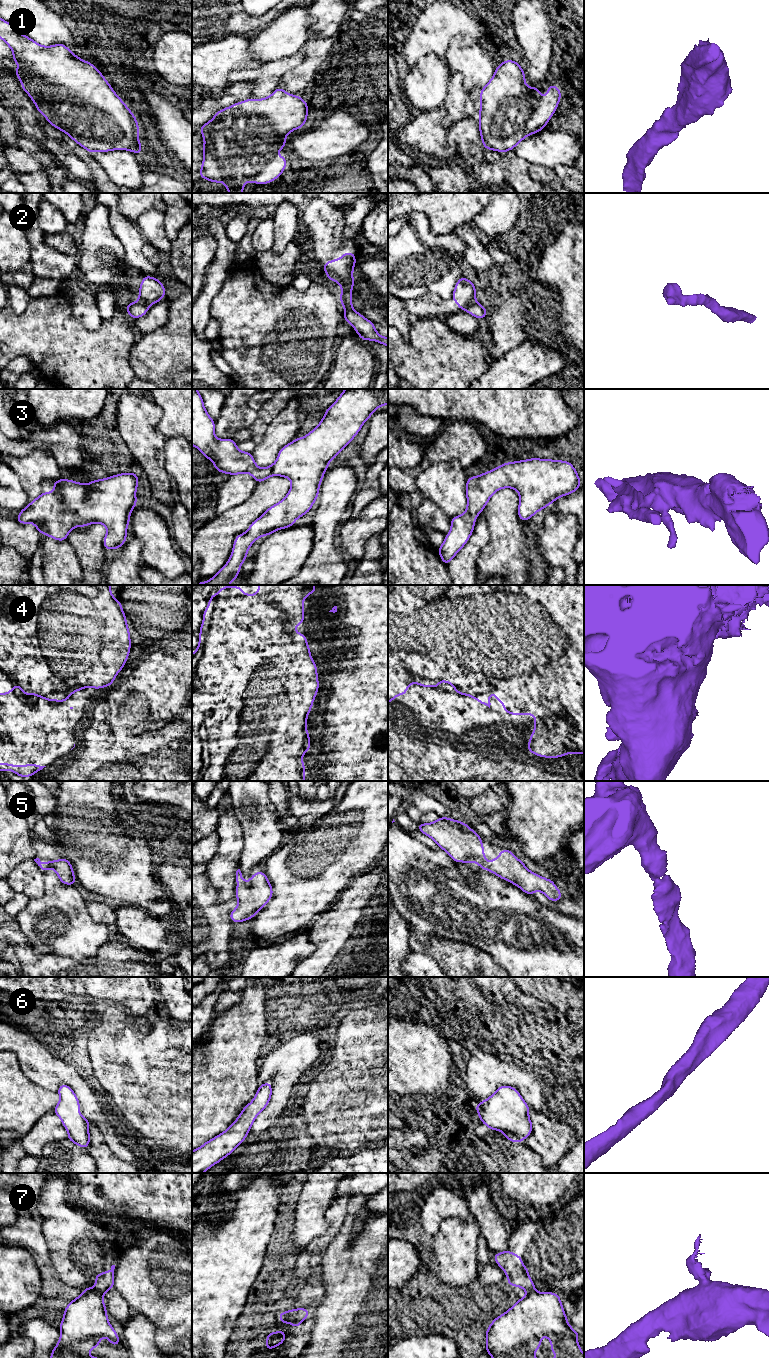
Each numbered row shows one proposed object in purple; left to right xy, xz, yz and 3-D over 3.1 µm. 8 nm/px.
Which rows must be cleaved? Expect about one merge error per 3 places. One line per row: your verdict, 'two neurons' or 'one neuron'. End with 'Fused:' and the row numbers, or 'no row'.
1: one neuron
2: two neurons
3: one neuron
4: one neuron
5: one neuron
6: one neuron
7: two neurons
Fused: 2, 7

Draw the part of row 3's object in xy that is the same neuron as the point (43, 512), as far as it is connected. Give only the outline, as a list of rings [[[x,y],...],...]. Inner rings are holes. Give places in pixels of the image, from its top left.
[[[128,472],[92,480],[89,484],[63,479],[51,482],[54,492],[41,493],[29,505],[19,511],[15,519],[19,524],[32,523],[40,534],[58,541],[65,541],[69,532],[78,527],[87,527],[92,523],[103,524],[107,533],[103,545],[107,551],[119,549],[128,539],[126,532],[130,514],[138,504],[136,490],[139,484],[137,473]]]

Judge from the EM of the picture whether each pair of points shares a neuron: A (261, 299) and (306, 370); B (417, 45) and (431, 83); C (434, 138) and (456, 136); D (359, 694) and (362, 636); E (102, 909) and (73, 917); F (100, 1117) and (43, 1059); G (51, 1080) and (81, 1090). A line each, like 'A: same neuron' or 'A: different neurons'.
A: same neuron
B: different neurons
C: different neurons
D: different neurons
E: different neurons
F: same neuron
G: same neuron

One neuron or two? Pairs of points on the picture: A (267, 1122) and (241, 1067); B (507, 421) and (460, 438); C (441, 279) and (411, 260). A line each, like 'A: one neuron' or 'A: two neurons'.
A: two neurons
B: two neurons
C: one neuron

